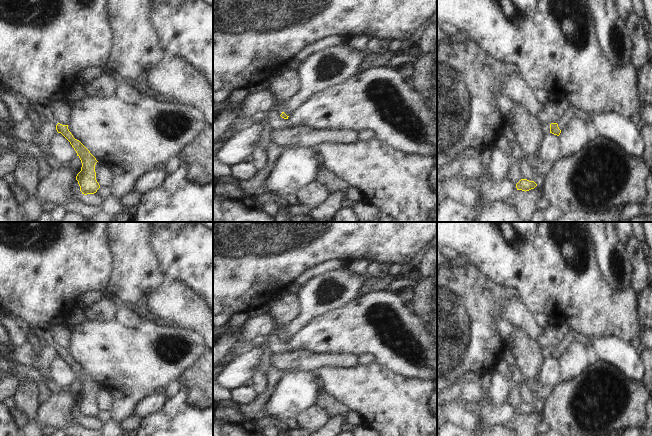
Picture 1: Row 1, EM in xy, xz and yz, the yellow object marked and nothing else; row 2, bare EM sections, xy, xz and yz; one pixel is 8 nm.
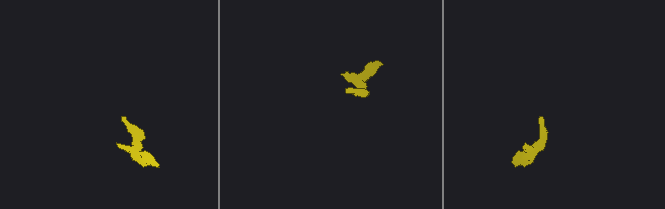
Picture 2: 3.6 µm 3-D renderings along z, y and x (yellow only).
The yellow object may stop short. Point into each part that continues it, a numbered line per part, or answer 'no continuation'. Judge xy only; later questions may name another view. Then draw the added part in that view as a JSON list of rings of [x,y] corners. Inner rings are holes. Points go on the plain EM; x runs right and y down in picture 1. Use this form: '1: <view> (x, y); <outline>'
1: xy (45, 330); [[[35,325],[31,327],[30,330],[37,338],[44,338],[45,336],[48,336],[50,338],[48,346],[53,348],[54,350],[56,350],[59,347],[55,339],[51,336],[52,329],[50,325],[42,325],[42,326]]]

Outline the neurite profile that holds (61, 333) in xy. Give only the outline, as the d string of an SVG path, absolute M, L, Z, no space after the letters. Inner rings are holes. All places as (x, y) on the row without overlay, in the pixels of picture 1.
M57 323L51 326L51 336L55 339L56 343L62 349L68 349L71 343L71 331L70 328L63 325L62 323Z

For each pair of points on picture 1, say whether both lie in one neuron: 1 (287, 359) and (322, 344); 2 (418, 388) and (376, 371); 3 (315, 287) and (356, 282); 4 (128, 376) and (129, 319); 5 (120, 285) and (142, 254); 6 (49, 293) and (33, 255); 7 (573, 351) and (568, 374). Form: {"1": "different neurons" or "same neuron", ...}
{"1": "different neurons", "2": "same neuron", "3": "same neuron", "4": "different neurons", "5": "same neuron", "6": "same neuron", "7": "same neuron"}

